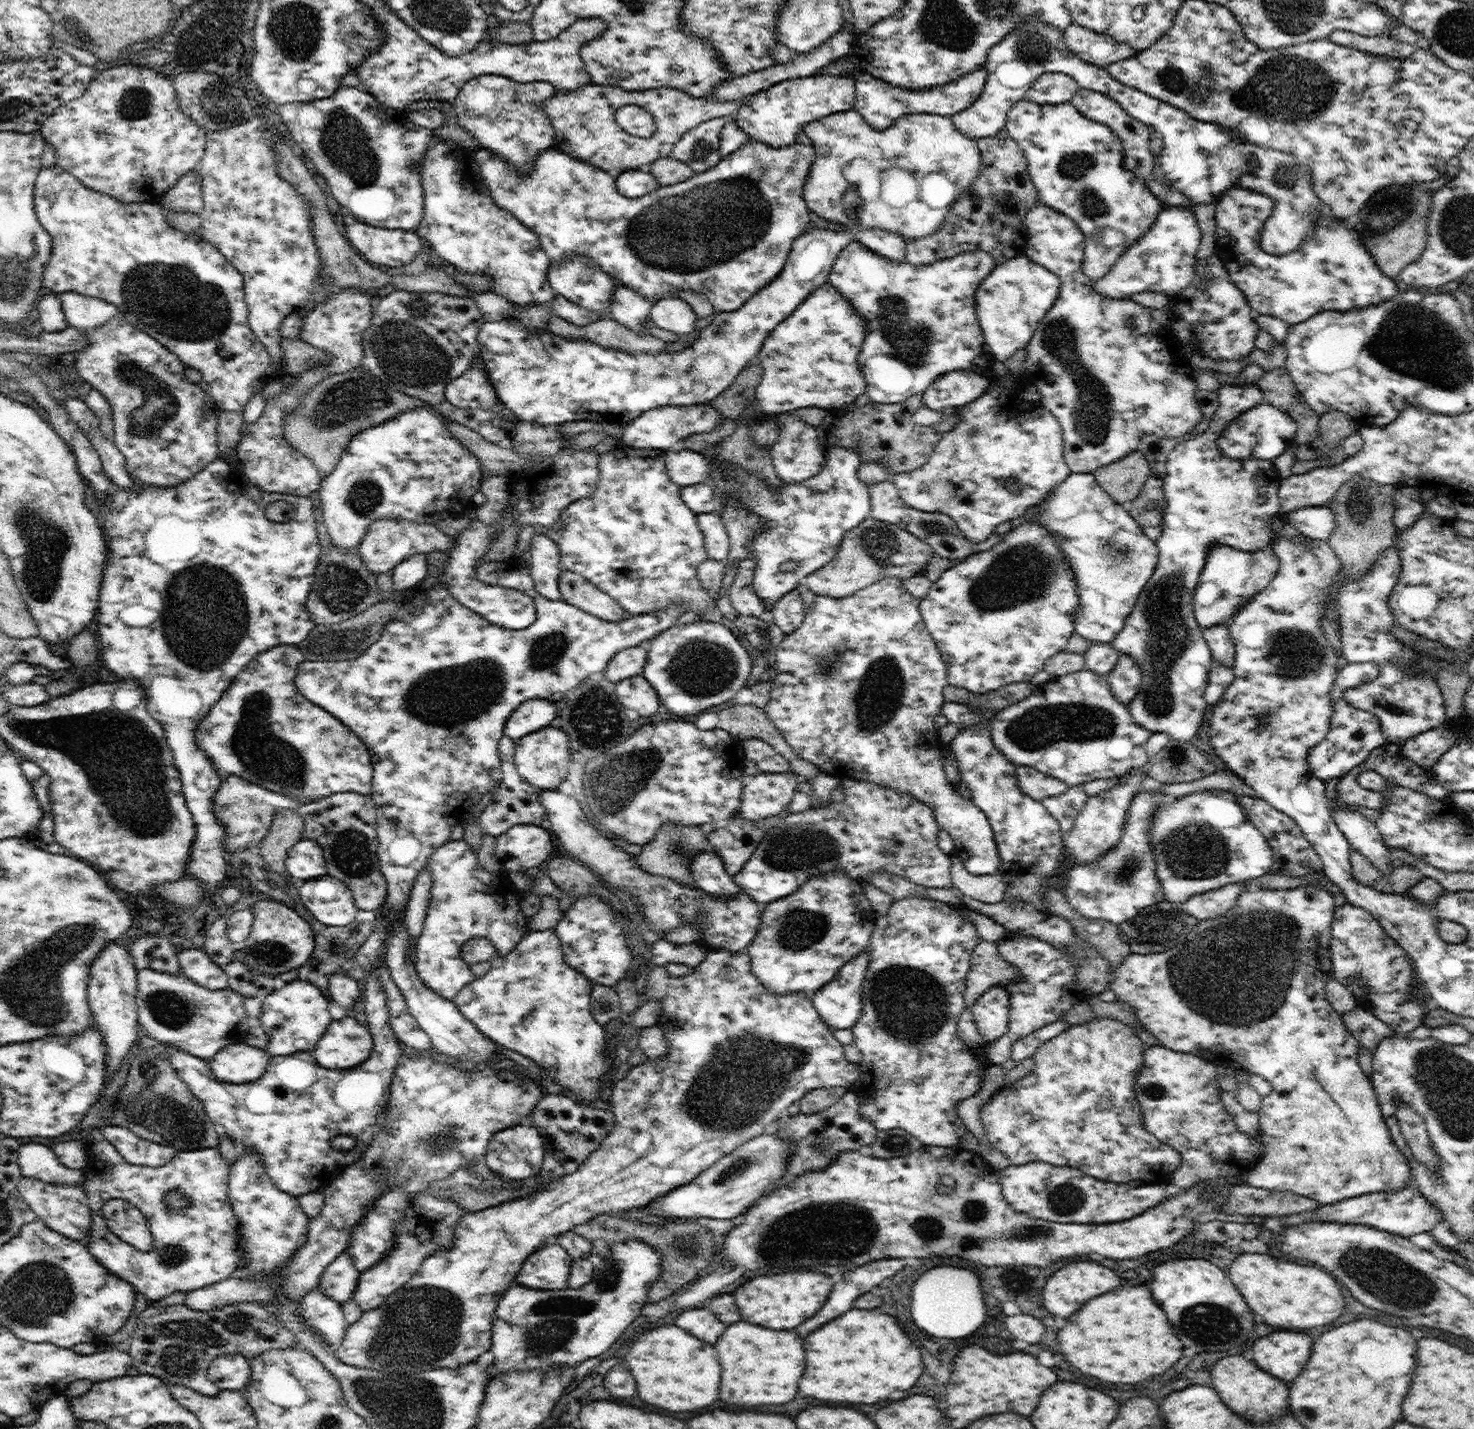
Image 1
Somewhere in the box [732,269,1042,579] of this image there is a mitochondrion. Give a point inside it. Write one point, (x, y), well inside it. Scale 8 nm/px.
(907, 342)

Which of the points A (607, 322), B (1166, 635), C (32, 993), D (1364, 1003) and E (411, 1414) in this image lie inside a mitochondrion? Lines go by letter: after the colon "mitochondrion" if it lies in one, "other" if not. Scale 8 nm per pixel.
A: other
B: mitochondrion
C: mitochondrion
D: other
E: mitochondrion

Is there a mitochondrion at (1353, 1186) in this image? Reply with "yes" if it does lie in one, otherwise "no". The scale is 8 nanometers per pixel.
no

